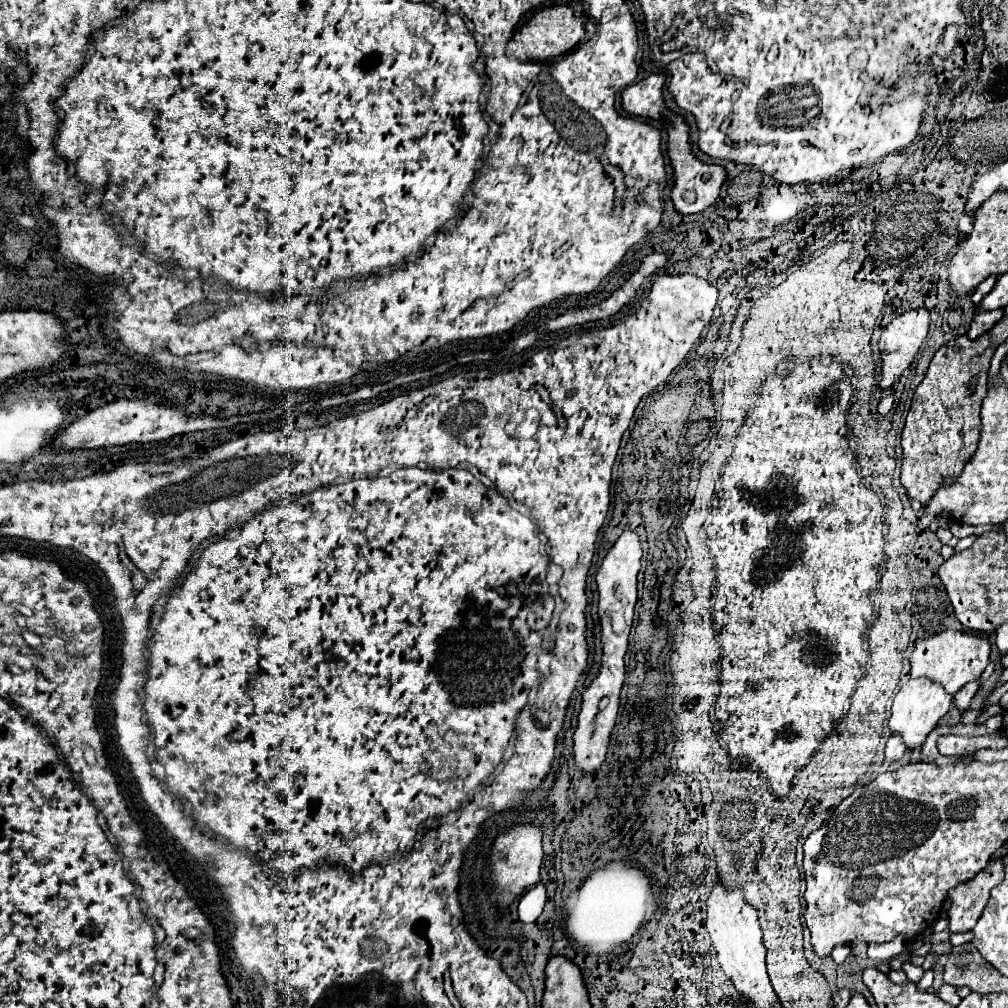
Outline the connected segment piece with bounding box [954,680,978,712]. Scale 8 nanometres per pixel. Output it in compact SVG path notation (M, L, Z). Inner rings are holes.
M976 680L974 684L966 684L966 688L962 688L962 692L954 694L954 706L956 706L960 712L968 710L968 708L970 708L970 702L972 702L972 698L974 698L974 694L976 694L976 690L978 690L978 680Z

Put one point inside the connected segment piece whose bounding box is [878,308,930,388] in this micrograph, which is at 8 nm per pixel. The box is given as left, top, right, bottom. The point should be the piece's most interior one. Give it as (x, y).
(901, 340)

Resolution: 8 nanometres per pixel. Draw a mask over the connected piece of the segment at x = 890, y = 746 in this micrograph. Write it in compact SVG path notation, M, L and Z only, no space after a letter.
M892 736L886 742L886 760L900 760L906 754L906 746L898 736Z

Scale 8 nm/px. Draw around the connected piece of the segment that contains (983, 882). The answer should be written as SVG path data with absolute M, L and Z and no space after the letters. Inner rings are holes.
M1004 858L990 860L984 870L974 878L960 882L948 892L948 926L950 932L966 932L974 926L974 920L982 914L990 898L990 888L998 886L1004 880Z

